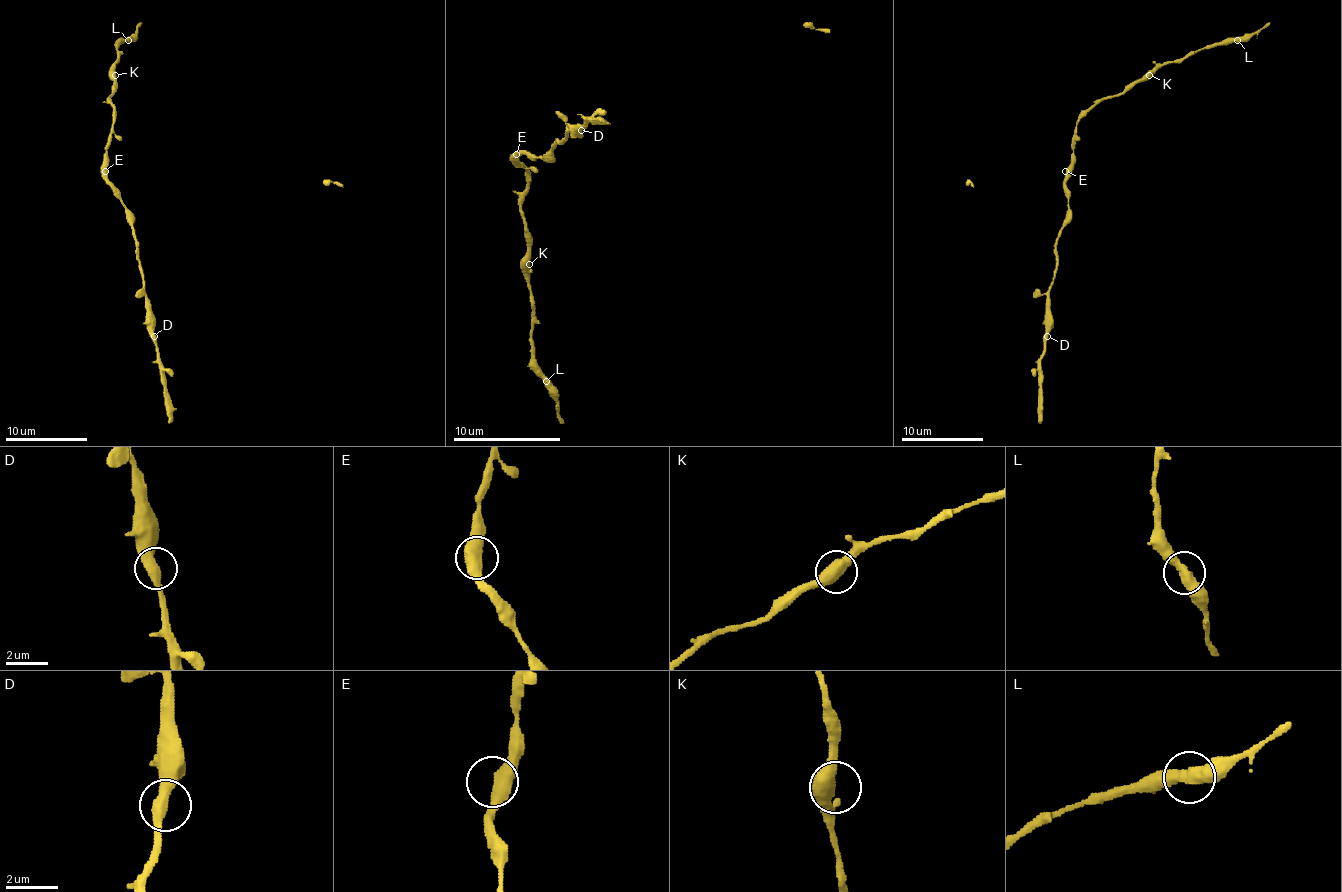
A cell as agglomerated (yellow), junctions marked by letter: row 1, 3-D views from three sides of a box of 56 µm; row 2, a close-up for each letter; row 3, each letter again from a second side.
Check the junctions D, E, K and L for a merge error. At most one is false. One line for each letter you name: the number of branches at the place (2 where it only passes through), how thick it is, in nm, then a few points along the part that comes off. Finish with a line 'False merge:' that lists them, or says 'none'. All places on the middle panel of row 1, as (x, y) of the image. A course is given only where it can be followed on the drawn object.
False merge: none

